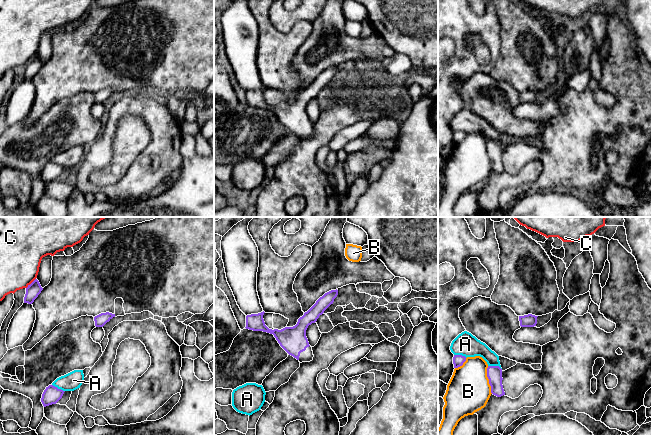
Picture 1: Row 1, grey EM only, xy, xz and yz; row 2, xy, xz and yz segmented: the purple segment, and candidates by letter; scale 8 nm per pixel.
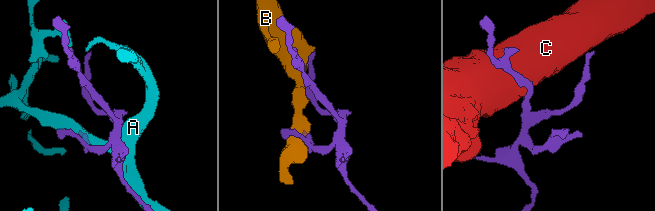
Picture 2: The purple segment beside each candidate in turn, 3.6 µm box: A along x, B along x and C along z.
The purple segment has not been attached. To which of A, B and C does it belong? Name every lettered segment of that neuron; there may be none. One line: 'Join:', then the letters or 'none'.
Join: none

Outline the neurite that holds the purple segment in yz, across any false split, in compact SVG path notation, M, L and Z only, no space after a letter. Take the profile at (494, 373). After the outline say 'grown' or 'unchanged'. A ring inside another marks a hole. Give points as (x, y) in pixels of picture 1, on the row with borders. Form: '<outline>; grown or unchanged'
M488 366L487 377L491 386L491 393L497 397L505 395L502 385L502 369L499 366Z; unchanged

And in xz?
M331 290L320 297L316 303L298 319L293 327L285 327L281 330L269 329L264 322L264 311L258 314L246 316L246 329L253 331L263 331L273 334L280 346L300 363L313 360L312 347L306 337L306 330L309 325L315 323L320 315L334 302L338 295L338 290Z; grown

